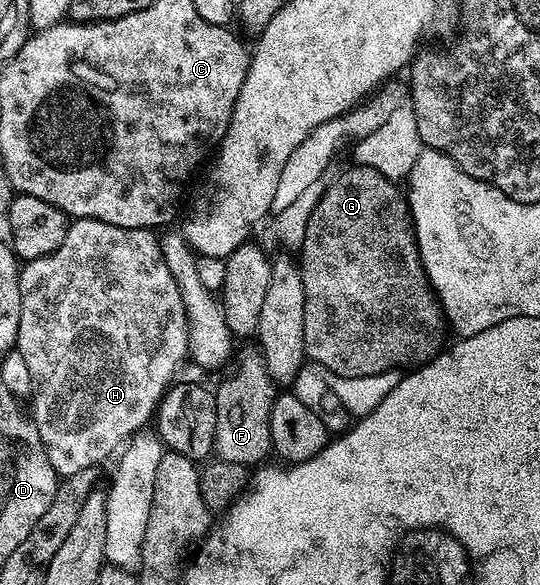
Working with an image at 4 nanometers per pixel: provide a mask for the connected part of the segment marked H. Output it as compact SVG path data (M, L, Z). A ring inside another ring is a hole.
M78 219L69 222L66 241L62 241L62 245L54 249L54 253L46 257L29 259L20 267L20 300L22 301L22 317L18 321L16 347L26 359L26 366L32 378L31 418L42 437L46 457L50 457L50 465L54 465L57 476L67 477L74 473L82 473L82 469L96 467L103 459L110 458L112 454L115 456L128 440L147 424L144 422L147 419L149 422L155 416L165 391L172 386L178 372L185 366L189 358L188 323L182 296L175 279L171 277L166 267L166 261L163 260L159 240L151 230L143 227L126 229L97 219Z

